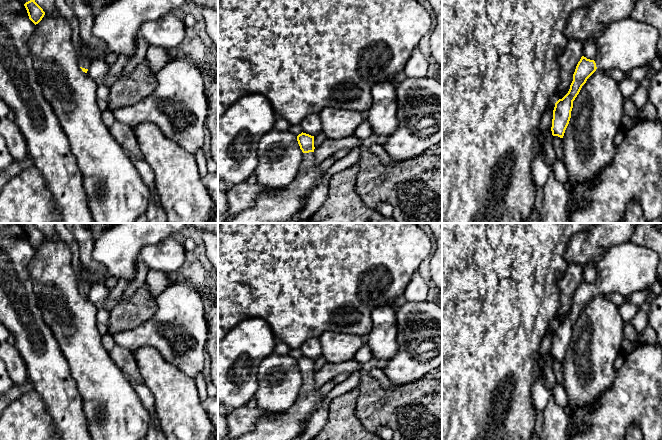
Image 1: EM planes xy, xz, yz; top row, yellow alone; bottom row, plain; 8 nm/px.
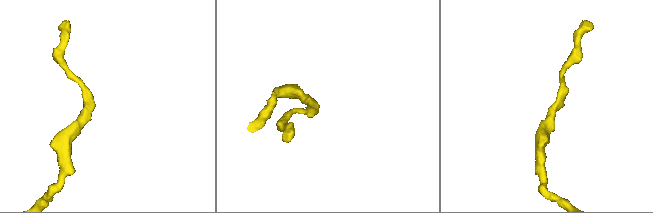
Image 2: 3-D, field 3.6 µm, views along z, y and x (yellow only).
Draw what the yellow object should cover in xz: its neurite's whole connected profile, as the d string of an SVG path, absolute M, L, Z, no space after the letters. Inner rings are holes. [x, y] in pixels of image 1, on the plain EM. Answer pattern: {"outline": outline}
{"outline": "M301 357L297 360L300 373L304 377L303 385L295 403L286 411L279 413L267 412L262 416L248 432L240 435L235 440L296 440L301 435L301 426L308 422L312 415L323 405L326 396L320 393L314 381L314 360Z"}

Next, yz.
{"outline": "M631 240L611 246L597 264L595 283L581 281L568 317L555 327L552 359L563 362L571 342L573 325L597 293L627 296L645 290L659 280L658 265L659 255L654 250Z"}

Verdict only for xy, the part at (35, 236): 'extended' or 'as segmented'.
as segmented

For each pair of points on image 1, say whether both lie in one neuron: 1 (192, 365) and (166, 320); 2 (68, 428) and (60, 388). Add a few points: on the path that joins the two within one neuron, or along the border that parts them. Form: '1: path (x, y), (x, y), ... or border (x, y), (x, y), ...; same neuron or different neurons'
1: path (191, 352), (190, 337), (179, 326); same neuron
2: path (68, 418), (62, 398); same neuron

